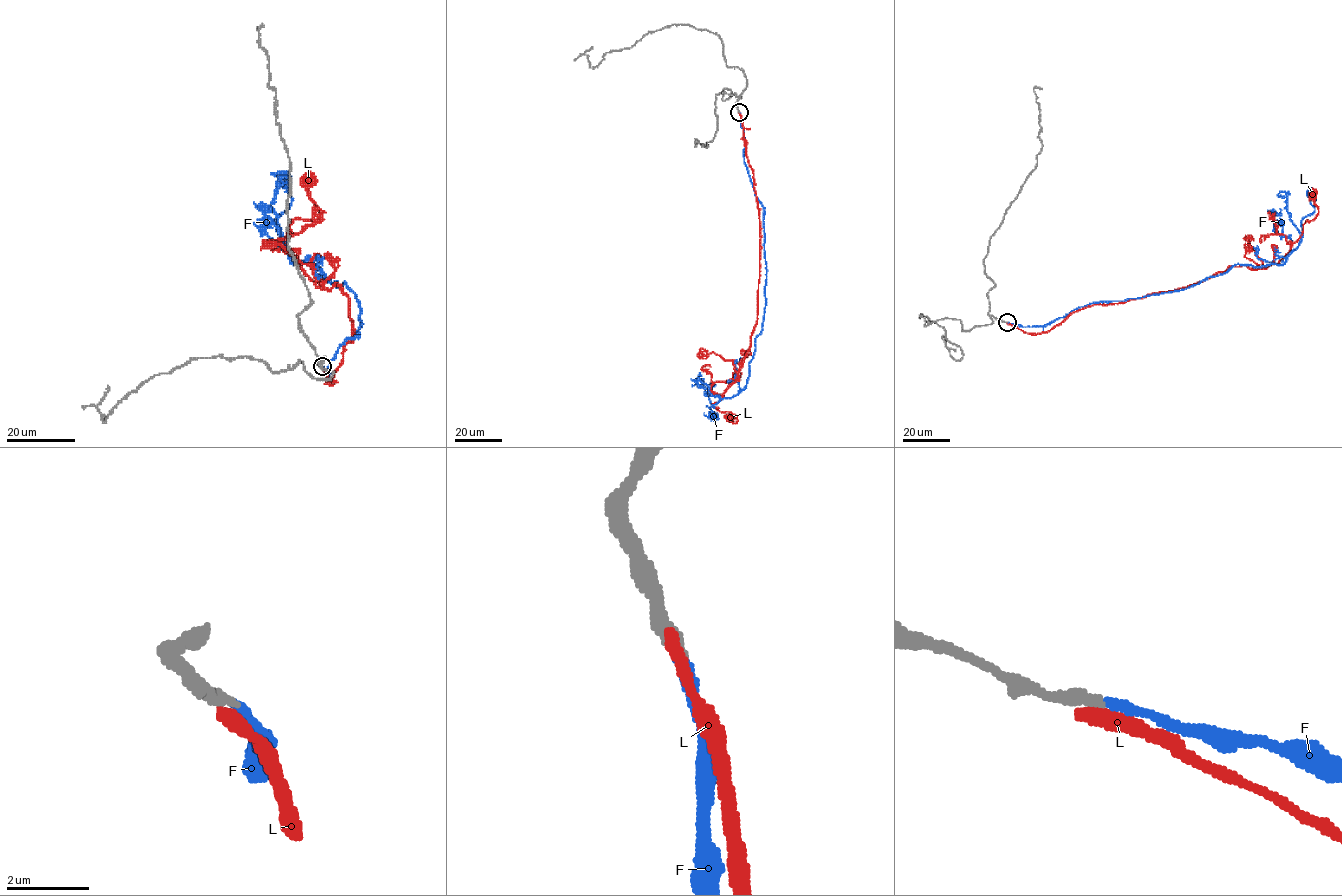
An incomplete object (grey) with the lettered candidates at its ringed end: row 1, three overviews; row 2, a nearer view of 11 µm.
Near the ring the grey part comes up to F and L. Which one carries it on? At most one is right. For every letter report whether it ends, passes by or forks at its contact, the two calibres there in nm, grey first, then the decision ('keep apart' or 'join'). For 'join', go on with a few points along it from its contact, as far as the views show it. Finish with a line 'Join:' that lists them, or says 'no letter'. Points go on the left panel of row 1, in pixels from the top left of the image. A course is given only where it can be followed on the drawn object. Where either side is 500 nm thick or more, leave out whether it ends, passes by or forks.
F: it ends | 320/240 nm | join | via (322, 367), (331, 372), (358, 337), (358, 302), (290, 256), (275, 218), (292, 199), (282, 178)
L: it ends | 380/360 nm | keep apart
Join: F

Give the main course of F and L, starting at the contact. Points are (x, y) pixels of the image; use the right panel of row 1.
F: (1008, 322), (1046, 326), (1093, 303), (1186, 289), (1236, 264), (1282, 264), (1315, 210), (1310, 192)
L: (1007, 322), (1040, 333), (1095, 304), (1186, 287), (1230, 266), (1266, 268), (1318, 212), (1312, 193)

